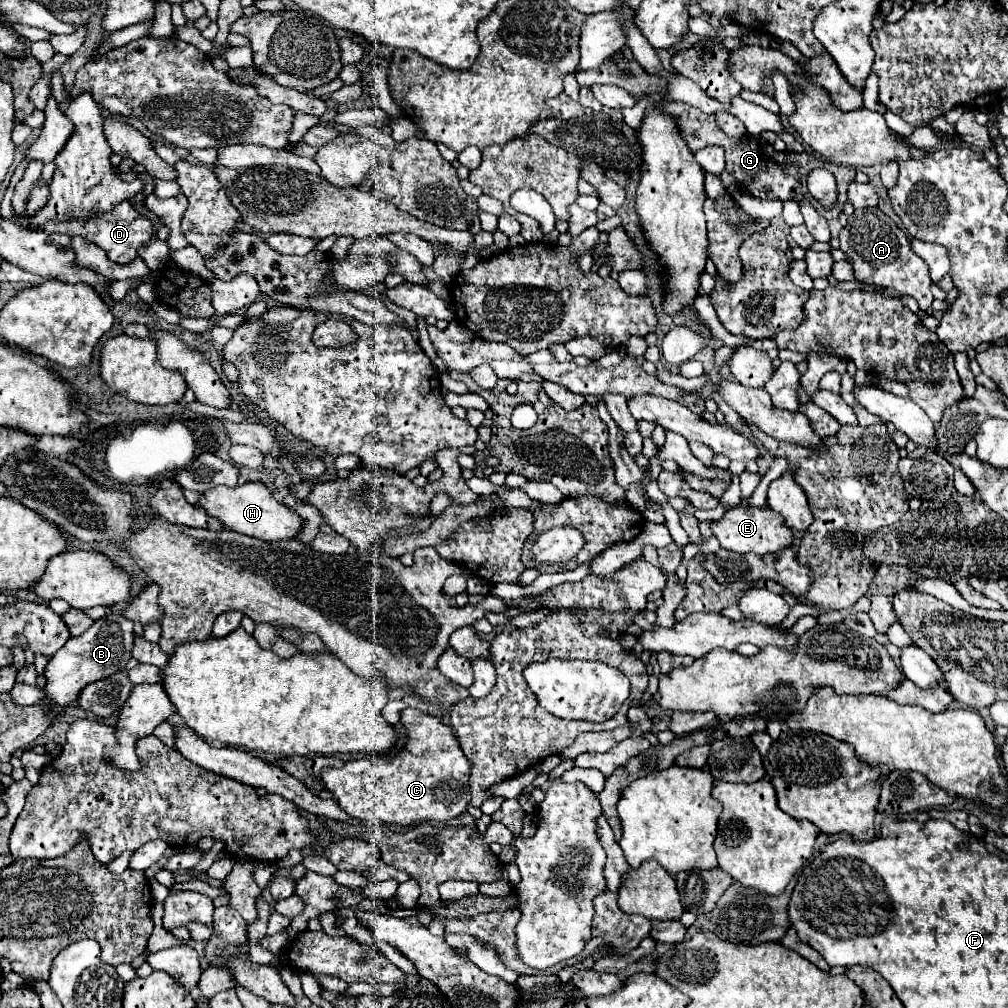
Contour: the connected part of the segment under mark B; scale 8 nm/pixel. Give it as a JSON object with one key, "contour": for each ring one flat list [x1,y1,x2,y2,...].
{"contour":[[114,613,94,621,94,625,86,629,80,637,70,637,66,645,50,657,44,669,46,685,44,685,42,701,48,701,48,705,58,703,58,707,70,707,70,709,76,707,76,699,88,683,106,679,116,671,124,671,126,663,132,657,130,653,132,653,134,637,136,635,132,631,132,623,122,615,114,615]]}

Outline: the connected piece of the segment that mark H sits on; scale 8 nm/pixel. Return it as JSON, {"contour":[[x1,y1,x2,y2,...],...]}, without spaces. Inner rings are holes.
{"contour":[[244,483,238,487,212,487,206,493,200,495,196,507,204,509,210,517,216,517,224,529,230,531,238,531,242,535,248,537,256,537,262,541,282,541,282,539,294,539,298,535,298,531,302,529,302,521,300,517,284,507,282,503,278,503,272,495,272,491,262,485,262,483]]}

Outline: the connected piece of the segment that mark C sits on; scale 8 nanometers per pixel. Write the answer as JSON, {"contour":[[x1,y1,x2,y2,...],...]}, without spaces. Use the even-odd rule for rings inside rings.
{"contour":[[404,709,400,723,406,729,406,745,394,755,372,755,356,761,348,761,340,769,322,769,320,779,328,791,332,791,338,805,364,824,416,825,420,821,448,821,466,811,470,801,470,763,464,759,456,735,438,717,422,713,418,709]]}

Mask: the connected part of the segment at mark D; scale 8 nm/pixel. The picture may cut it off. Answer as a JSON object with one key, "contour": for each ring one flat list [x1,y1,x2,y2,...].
{"contour":[[118,203,118,207,114,207,114,211,106,213,106,215,96,215,94,219,90,219,88,223,82,223,82,221,66,221,66,223,46,223,44,229,48,233,62,233,62,235,80,235,84,237,86,241,98,245,100,249,106,251,108,259,112,259,114,263,120,263,120,265,126,265,130,263,132,259,138,257,138,247,142,245,148,245,150,239,154,237,154,229,152,229,152,223,140,223,138,221,138,211,132,207,132,203]]}

